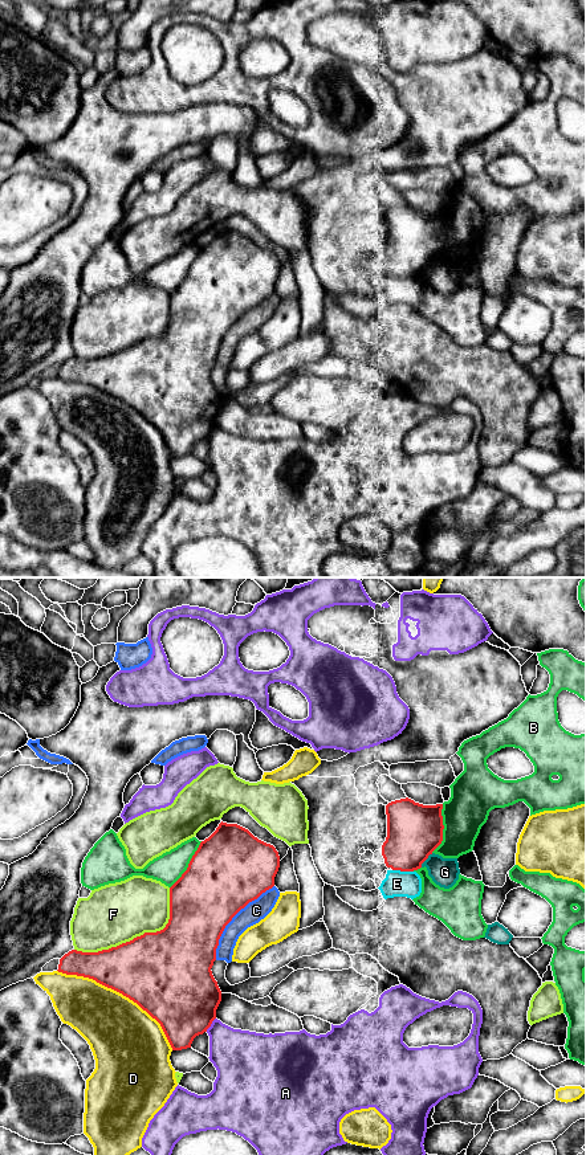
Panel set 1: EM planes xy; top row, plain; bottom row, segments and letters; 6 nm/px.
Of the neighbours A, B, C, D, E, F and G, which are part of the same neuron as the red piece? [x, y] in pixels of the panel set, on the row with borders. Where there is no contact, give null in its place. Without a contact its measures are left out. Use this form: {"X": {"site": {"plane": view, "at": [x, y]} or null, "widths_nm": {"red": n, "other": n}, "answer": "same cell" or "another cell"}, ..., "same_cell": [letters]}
{"A": {"site": {"plane": "xy", "at": [211, 1023]}, "widths_nm": {"red": 440, "other": 300}, "answer": "another cell"}, "B": {"site": {"plane": "xy", "at": [443, 828]}, "widths_nm": {"red": 340, "other": 260}, "answer": "another cell"}, "C": {"site": {"plane": "xy", "at": [232, 917]}, "widths_nm": {"red": 440, "other": 130}, "answer": "another cell"}, "D": {"site": {"plane": "xy", "at": [121, 992]}, "widths_nm": {"red": 460, "other": 400}, "answer": "another cell"}, "E": {"site": {"plane": "xy", "at": [403, 870]}, "widths_nm": {"red": 340, "other": 160}, "answer": "another cell"}, "F": {"site": {"plane": "xy", "at": [138, 937]}, "widths_nm": {"red": 480, "other": 360}, "answer": "another cell"}, "G": {"site": {"plane": "xy", "at": [426, 858]}, "widths_nm": {"red": 340, "other": 180}, "answer": "another cell"}, "same_cell": []}

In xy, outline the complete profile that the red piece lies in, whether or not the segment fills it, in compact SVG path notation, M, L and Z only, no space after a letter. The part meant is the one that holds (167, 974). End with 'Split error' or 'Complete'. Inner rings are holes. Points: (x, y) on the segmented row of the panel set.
M221 821L170 887L170 919L163 930L98 952L72 950L60 959L57 971L93 979L122 993L160 1024L172 1050L191 1048L194 1038L216 1019L221 1001L211 971L219 939L241 909L274 886L278 868L280 856L273 845L237 824Z. Complete

